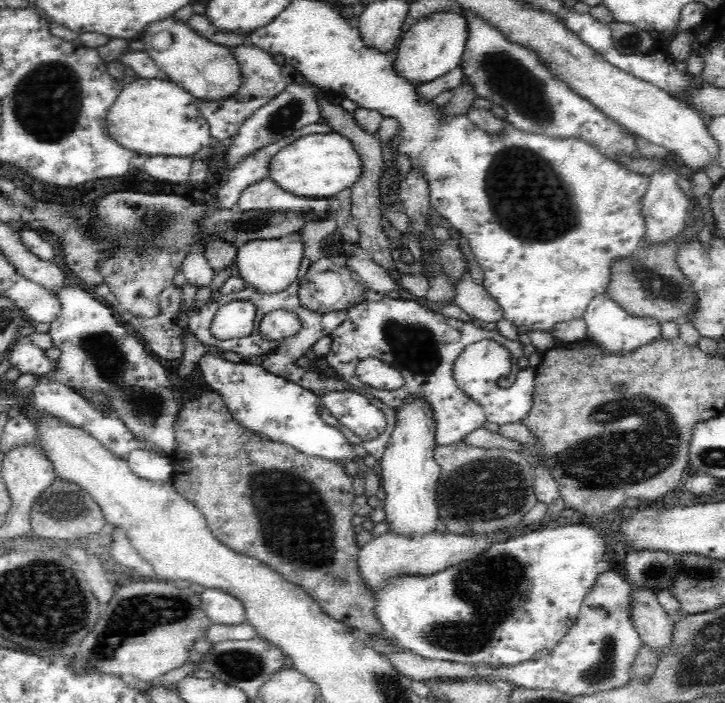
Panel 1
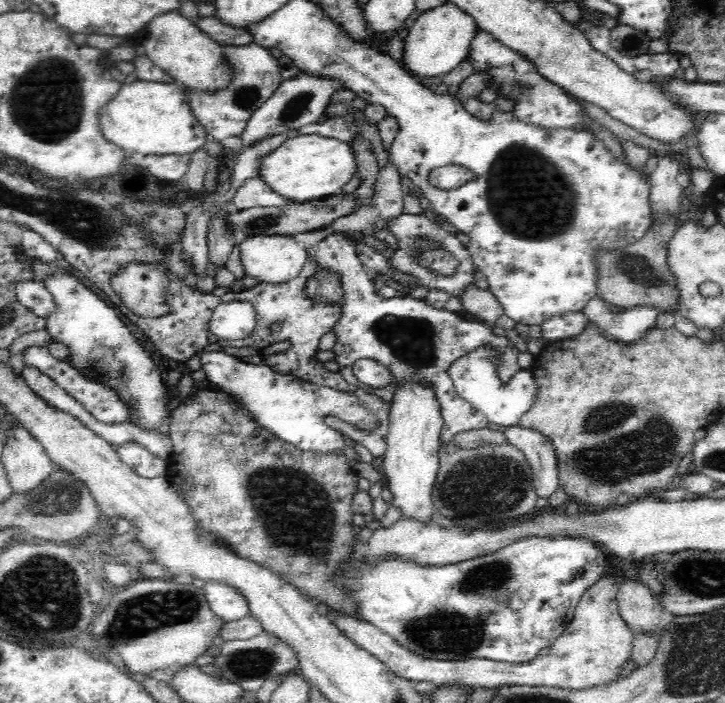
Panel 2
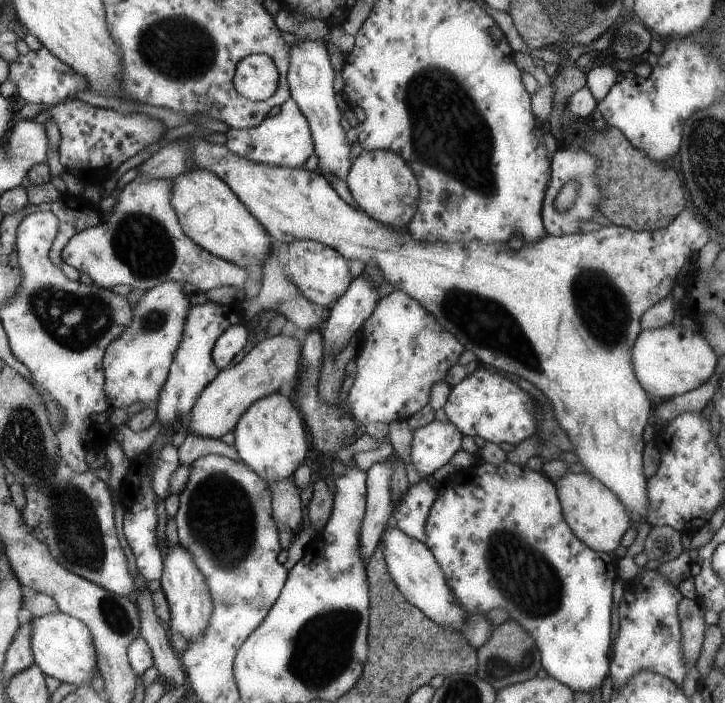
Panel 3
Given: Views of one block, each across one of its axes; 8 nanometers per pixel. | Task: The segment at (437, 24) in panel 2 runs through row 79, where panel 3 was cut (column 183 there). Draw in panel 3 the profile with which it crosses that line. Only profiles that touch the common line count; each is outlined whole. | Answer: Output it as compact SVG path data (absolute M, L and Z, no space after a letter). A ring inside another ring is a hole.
M279 334L257 344L239 364L223 370L201 394L195 408L181 420L185 424L185 436L219 440L227 432L235 432L243 414L259 400L279 392L285 380L293 380L299 372L299 360L303 356L303 346L299 340Z

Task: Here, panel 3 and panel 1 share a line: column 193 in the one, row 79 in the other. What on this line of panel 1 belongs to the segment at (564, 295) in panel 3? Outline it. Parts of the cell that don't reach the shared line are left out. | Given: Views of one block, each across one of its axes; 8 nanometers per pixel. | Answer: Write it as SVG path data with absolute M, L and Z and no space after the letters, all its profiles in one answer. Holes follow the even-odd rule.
M136 78L130 86L126 86L120 96L114 100L114 104L106 110L106 128L110 130L110 136L114 142L122 144L126 150L136 152L140 158L150 156L192 156L200 152L204 146L210 144L210 126L196 110L196 98L186 92L182 86L170 82L168 78L156 78L156 80L144 80Z

